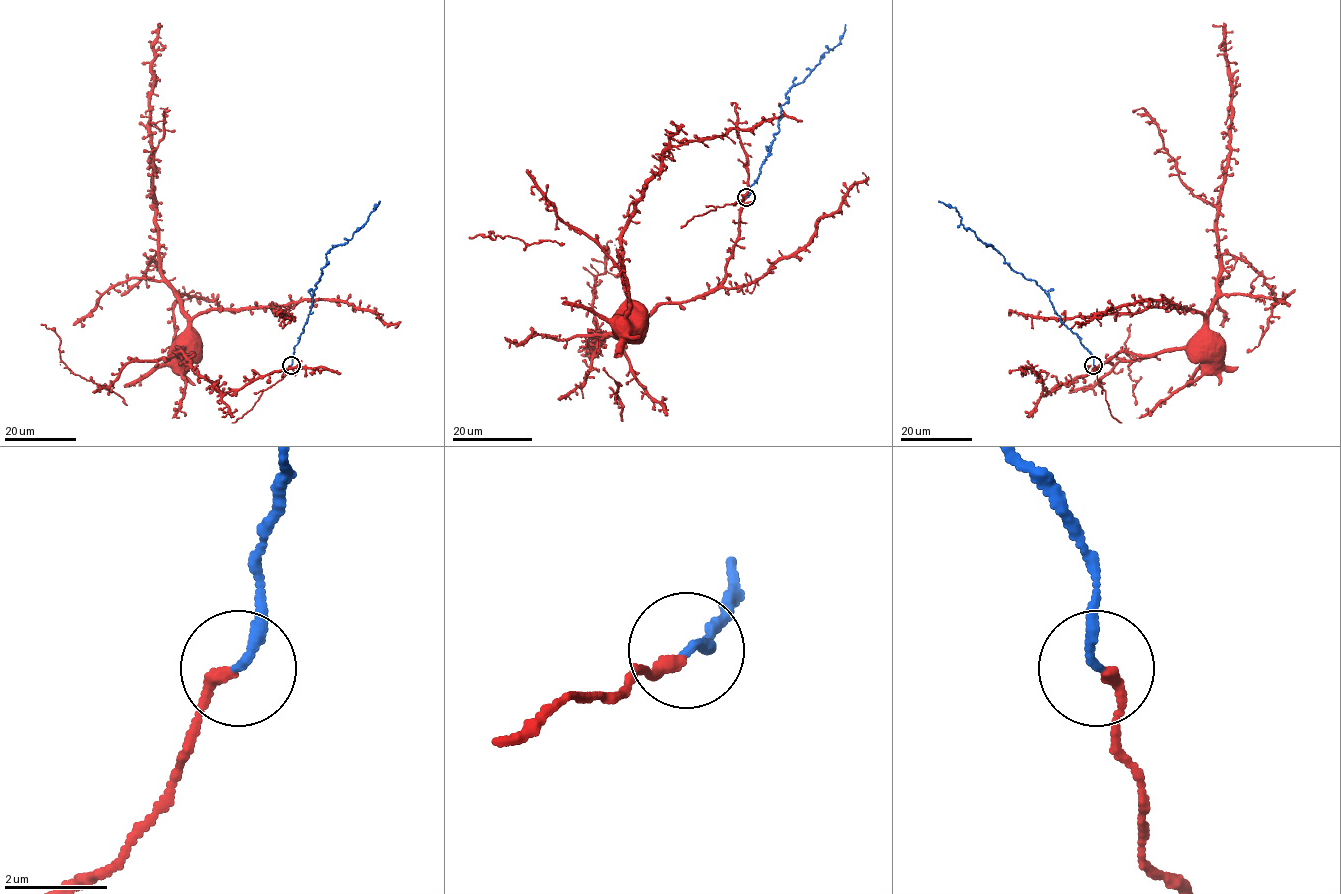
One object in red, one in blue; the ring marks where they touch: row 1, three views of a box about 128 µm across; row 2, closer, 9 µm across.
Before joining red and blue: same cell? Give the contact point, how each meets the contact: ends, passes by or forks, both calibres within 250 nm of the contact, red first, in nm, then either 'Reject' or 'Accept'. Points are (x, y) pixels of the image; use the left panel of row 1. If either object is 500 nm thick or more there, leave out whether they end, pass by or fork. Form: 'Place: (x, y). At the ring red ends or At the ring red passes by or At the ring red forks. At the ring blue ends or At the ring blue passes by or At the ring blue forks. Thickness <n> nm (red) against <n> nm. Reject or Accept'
Place: (291, 365). At the ring red ends. At the ring blue ends. Thickness 240 nm (red) against 200 nm. Accept

